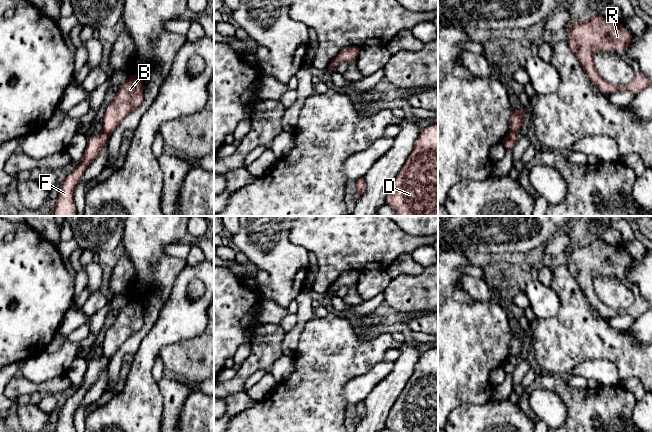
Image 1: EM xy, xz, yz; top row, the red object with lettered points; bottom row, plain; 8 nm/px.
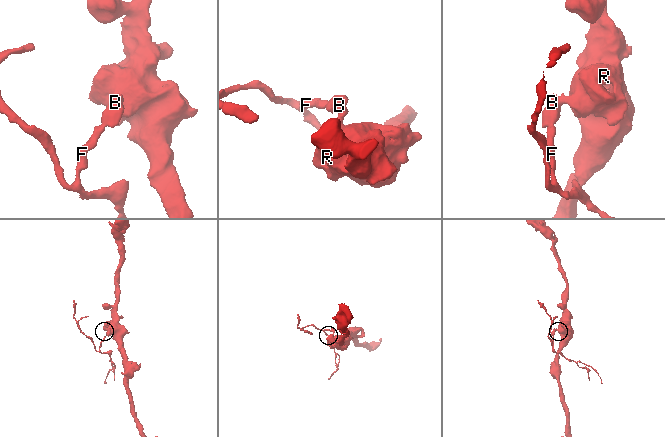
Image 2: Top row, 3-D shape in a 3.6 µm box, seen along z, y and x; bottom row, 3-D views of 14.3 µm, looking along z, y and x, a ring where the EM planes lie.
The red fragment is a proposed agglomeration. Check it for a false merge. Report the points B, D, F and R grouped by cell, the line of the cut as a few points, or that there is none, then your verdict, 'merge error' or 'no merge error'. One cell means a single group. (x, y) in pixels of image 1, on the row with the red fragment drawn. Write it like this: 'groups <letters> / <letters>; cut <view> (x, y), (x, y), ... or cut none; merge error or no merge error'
groups B D R / F; cut yz (510, 132), (516, 133); merge error

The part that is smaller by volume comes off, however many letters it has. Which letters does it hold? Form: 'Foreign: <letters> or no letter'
Foreign: F

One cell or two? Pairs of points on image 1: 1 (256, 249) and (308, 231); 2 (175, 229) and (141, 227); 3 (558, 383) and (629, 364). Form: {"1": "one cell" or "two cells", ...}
{"1": "two cells", "2": "one cell", "3": "two cells"}

